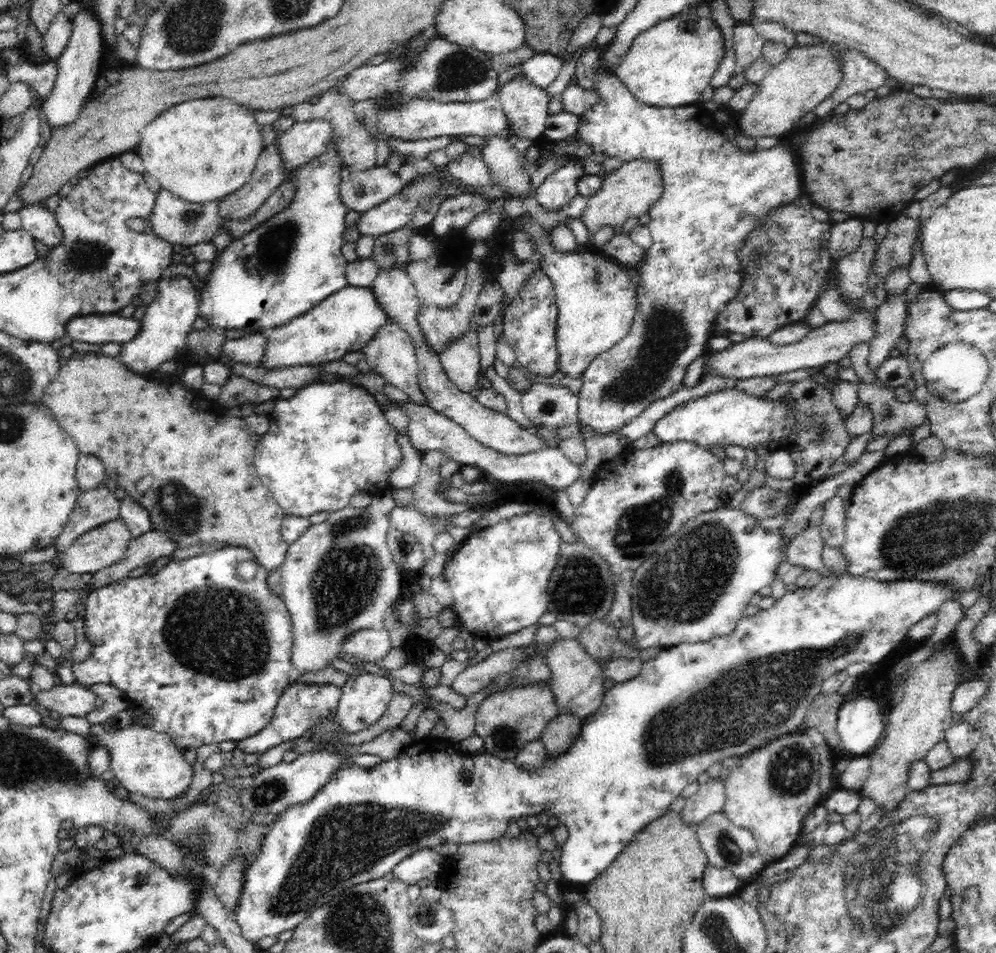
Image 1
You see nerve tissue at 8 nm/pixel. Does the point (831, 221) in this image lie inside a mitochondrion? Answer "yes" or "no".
no

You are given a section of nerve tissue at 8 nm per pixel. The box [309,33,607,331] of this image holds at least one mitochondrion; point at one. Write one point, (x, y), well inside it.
(460, 69)

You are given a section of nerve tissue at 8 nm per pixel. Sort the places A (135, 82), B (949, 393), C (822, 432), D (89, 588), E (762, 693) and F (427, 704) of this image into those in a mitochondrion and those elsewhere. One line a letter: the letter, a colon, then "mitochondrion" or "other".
A: other
B: mitochondrion
C: mitochondrion
D: other
E: mitochondrion
F: other

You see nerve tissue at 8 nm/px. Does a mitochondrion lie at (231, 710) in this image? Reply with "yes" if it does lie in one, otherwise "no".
no

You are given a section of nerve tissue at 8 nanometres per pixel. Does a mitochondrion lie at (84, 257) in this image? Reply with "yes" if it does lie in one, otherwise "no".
yes

